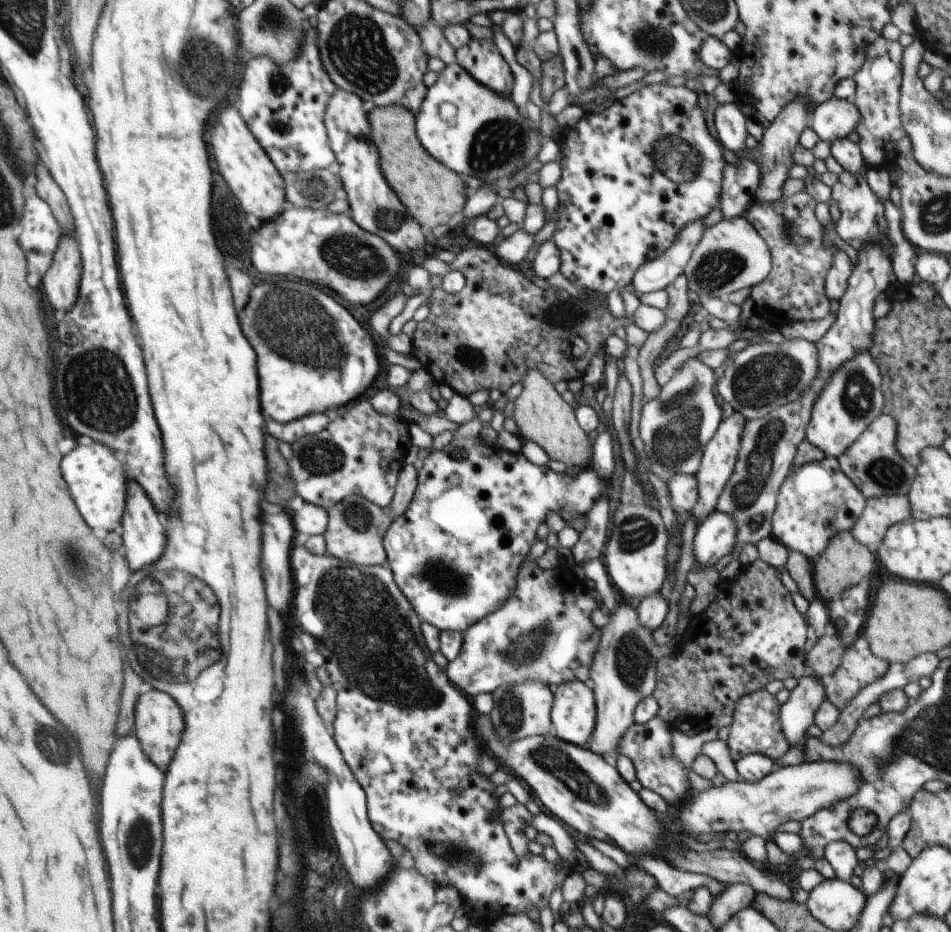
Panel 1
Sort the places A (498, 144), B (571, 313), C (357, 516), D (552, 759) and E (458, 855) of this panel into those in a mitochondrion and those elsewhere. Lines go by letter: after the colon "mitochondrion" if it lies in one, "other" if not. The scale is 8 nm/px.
A: mitochondrion
B: mitochondrion
C: mitochondrion
D: mitochondrion
E: mitochondrion

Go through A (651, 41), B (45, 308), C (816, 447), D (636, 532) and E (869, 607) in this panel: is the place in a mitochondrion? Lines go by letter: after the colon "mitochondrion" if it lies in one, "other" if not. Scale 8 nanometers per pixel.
A: mitochondrion
B: other
C: other
D: mitochondrion
E: other

